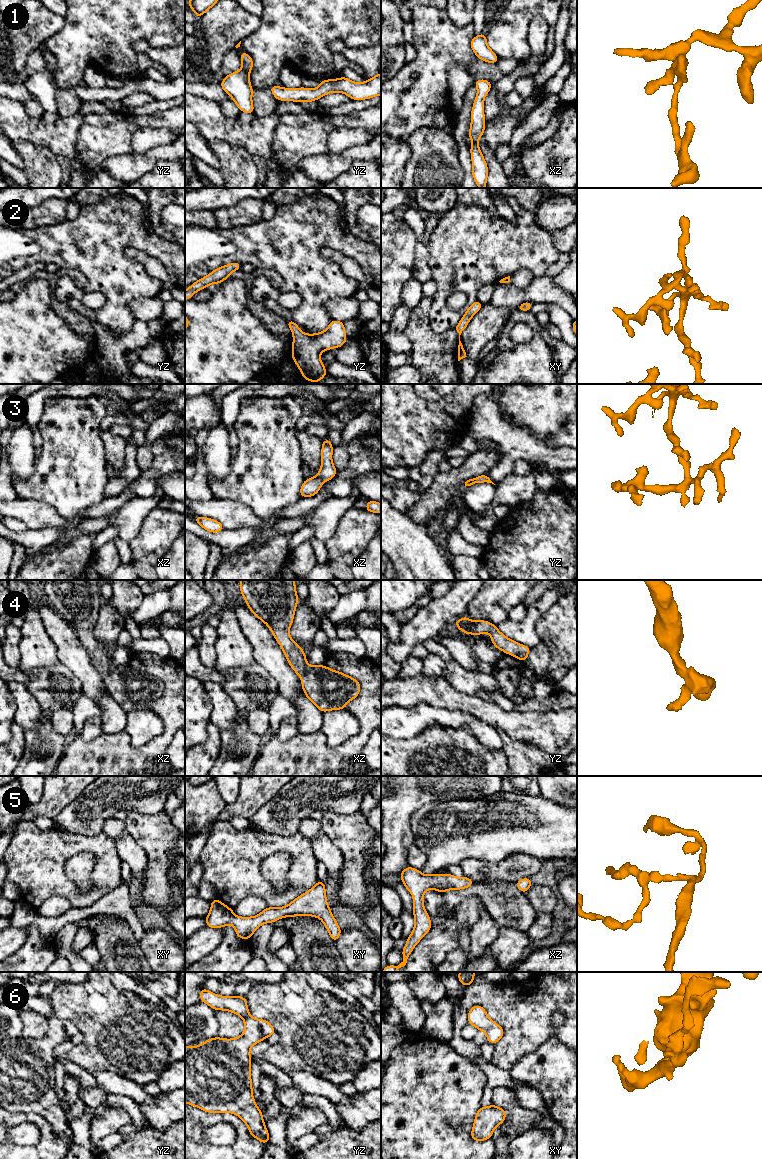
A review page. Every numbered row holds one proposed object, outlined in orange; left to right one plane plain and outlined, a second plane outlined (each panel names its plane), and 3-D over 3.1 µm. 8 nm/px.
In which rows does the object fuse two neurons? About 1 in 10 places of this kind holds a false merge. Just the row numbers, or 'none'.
none

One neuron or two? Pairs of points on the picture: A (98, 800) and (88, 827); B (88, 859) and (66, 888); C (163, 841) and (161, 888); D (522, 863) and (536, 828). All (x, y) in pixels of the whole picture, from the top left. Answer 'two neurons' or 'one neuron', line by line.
A: one neuron
B: two neurons
C: one neuron
D: two neurons

